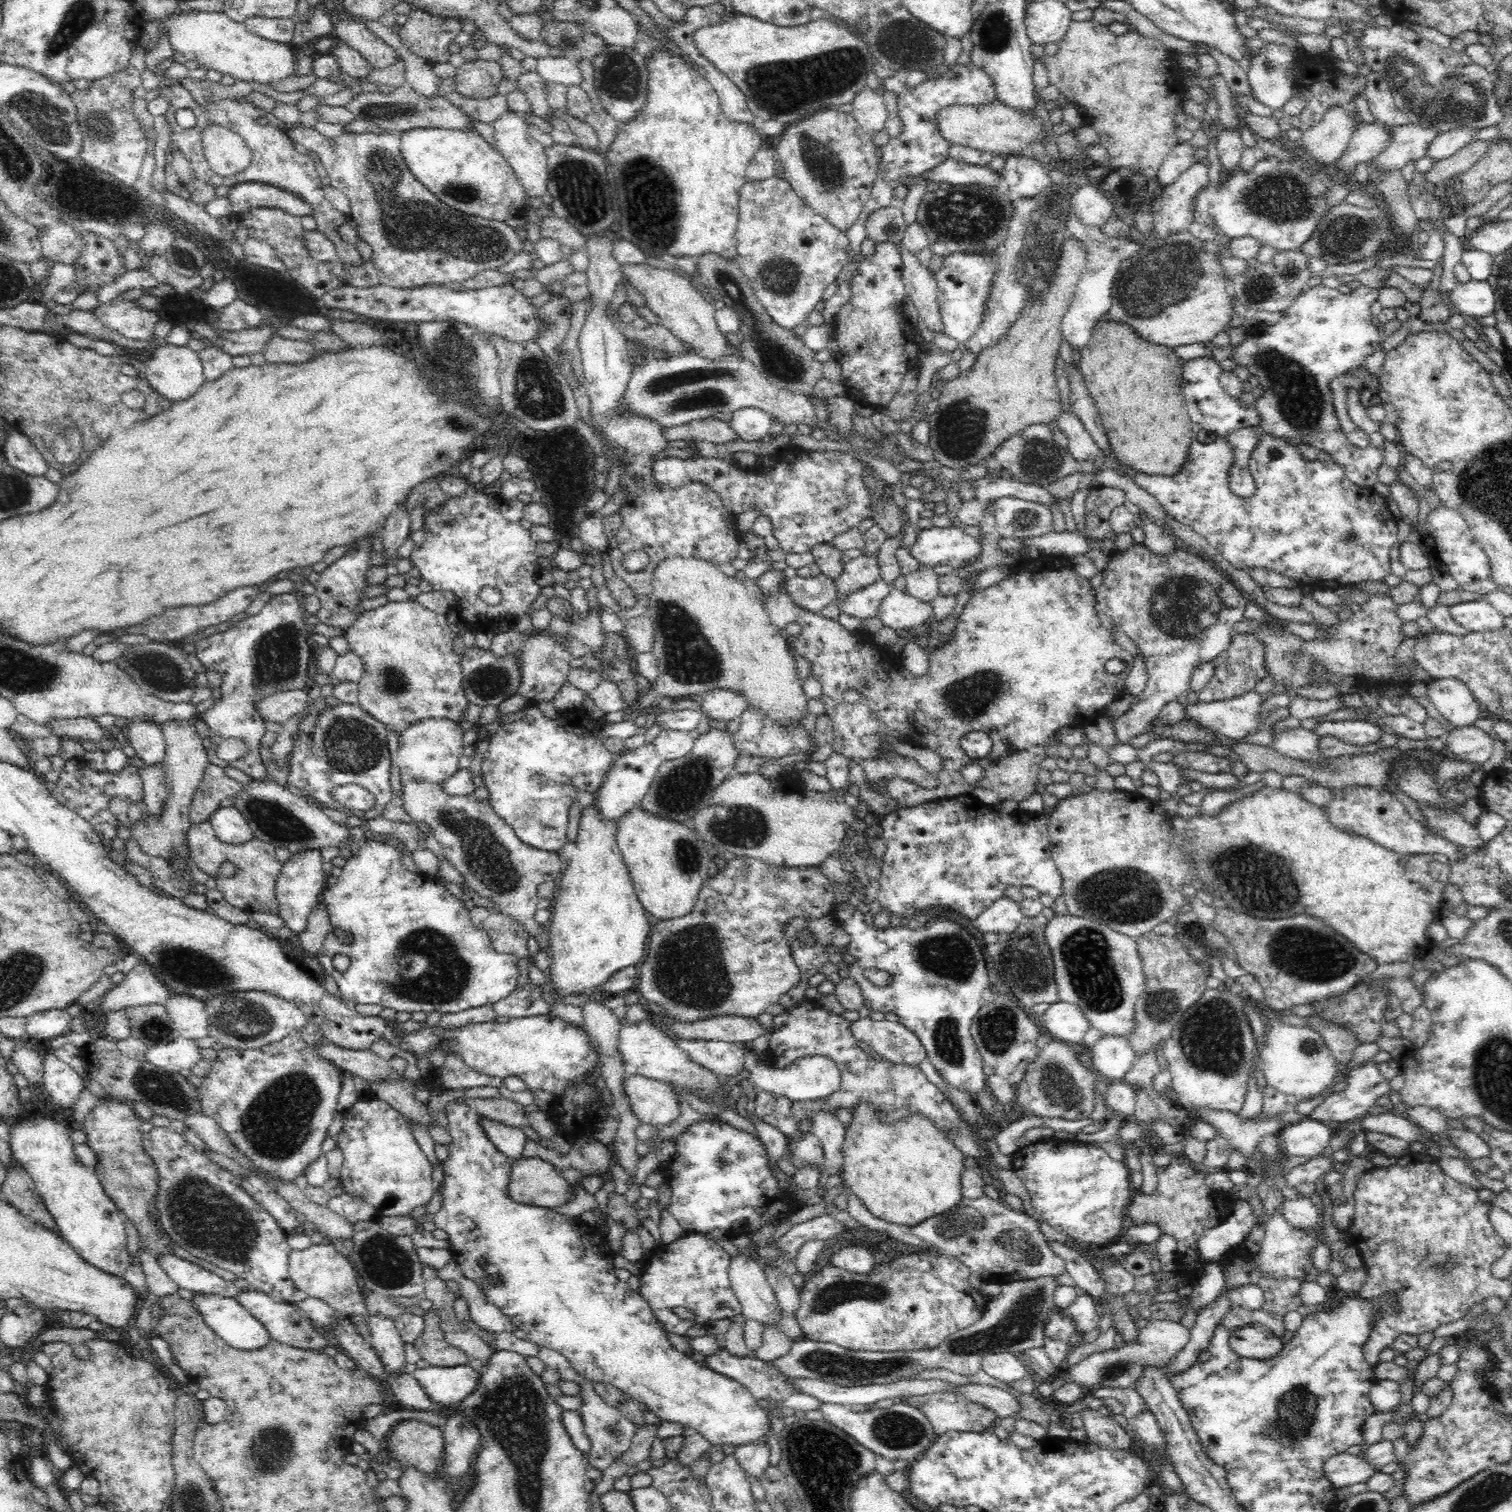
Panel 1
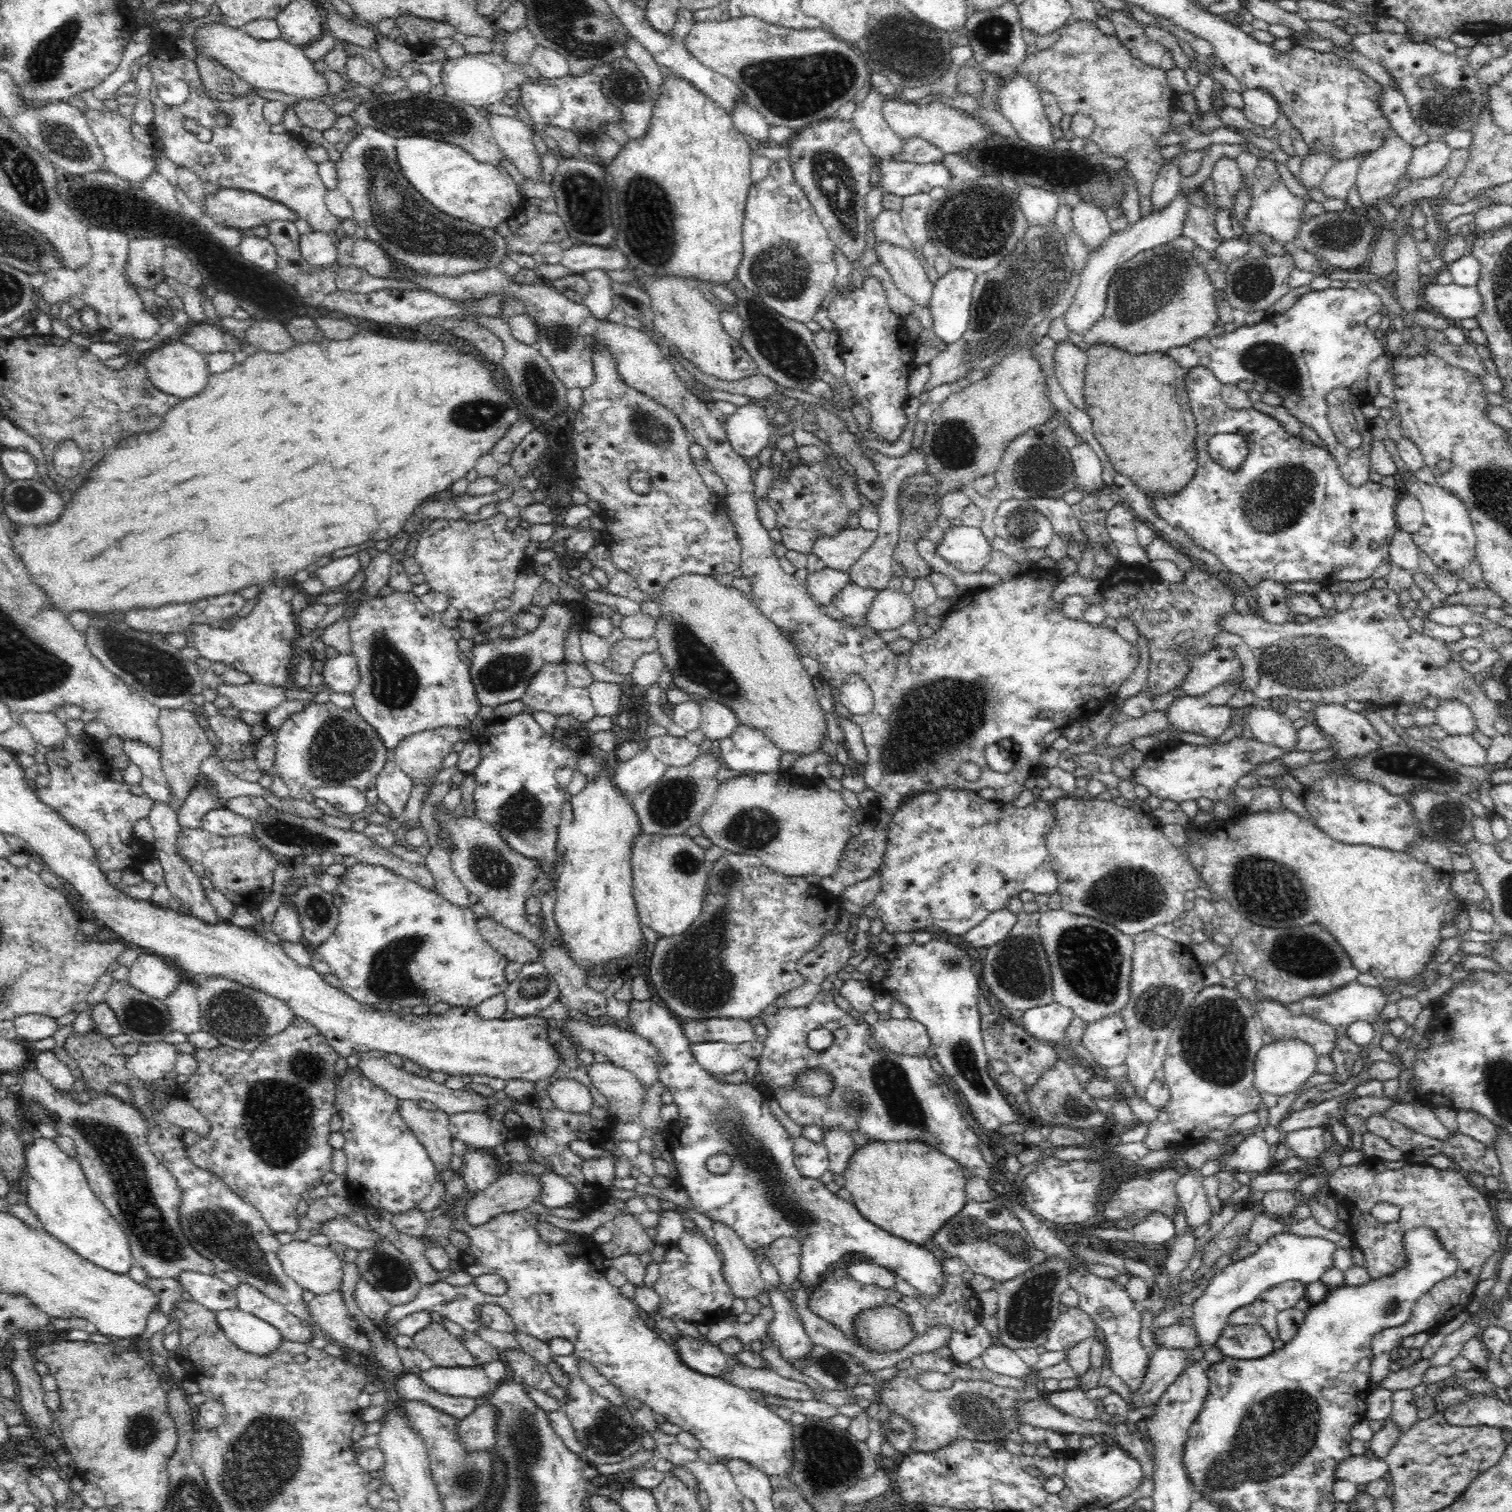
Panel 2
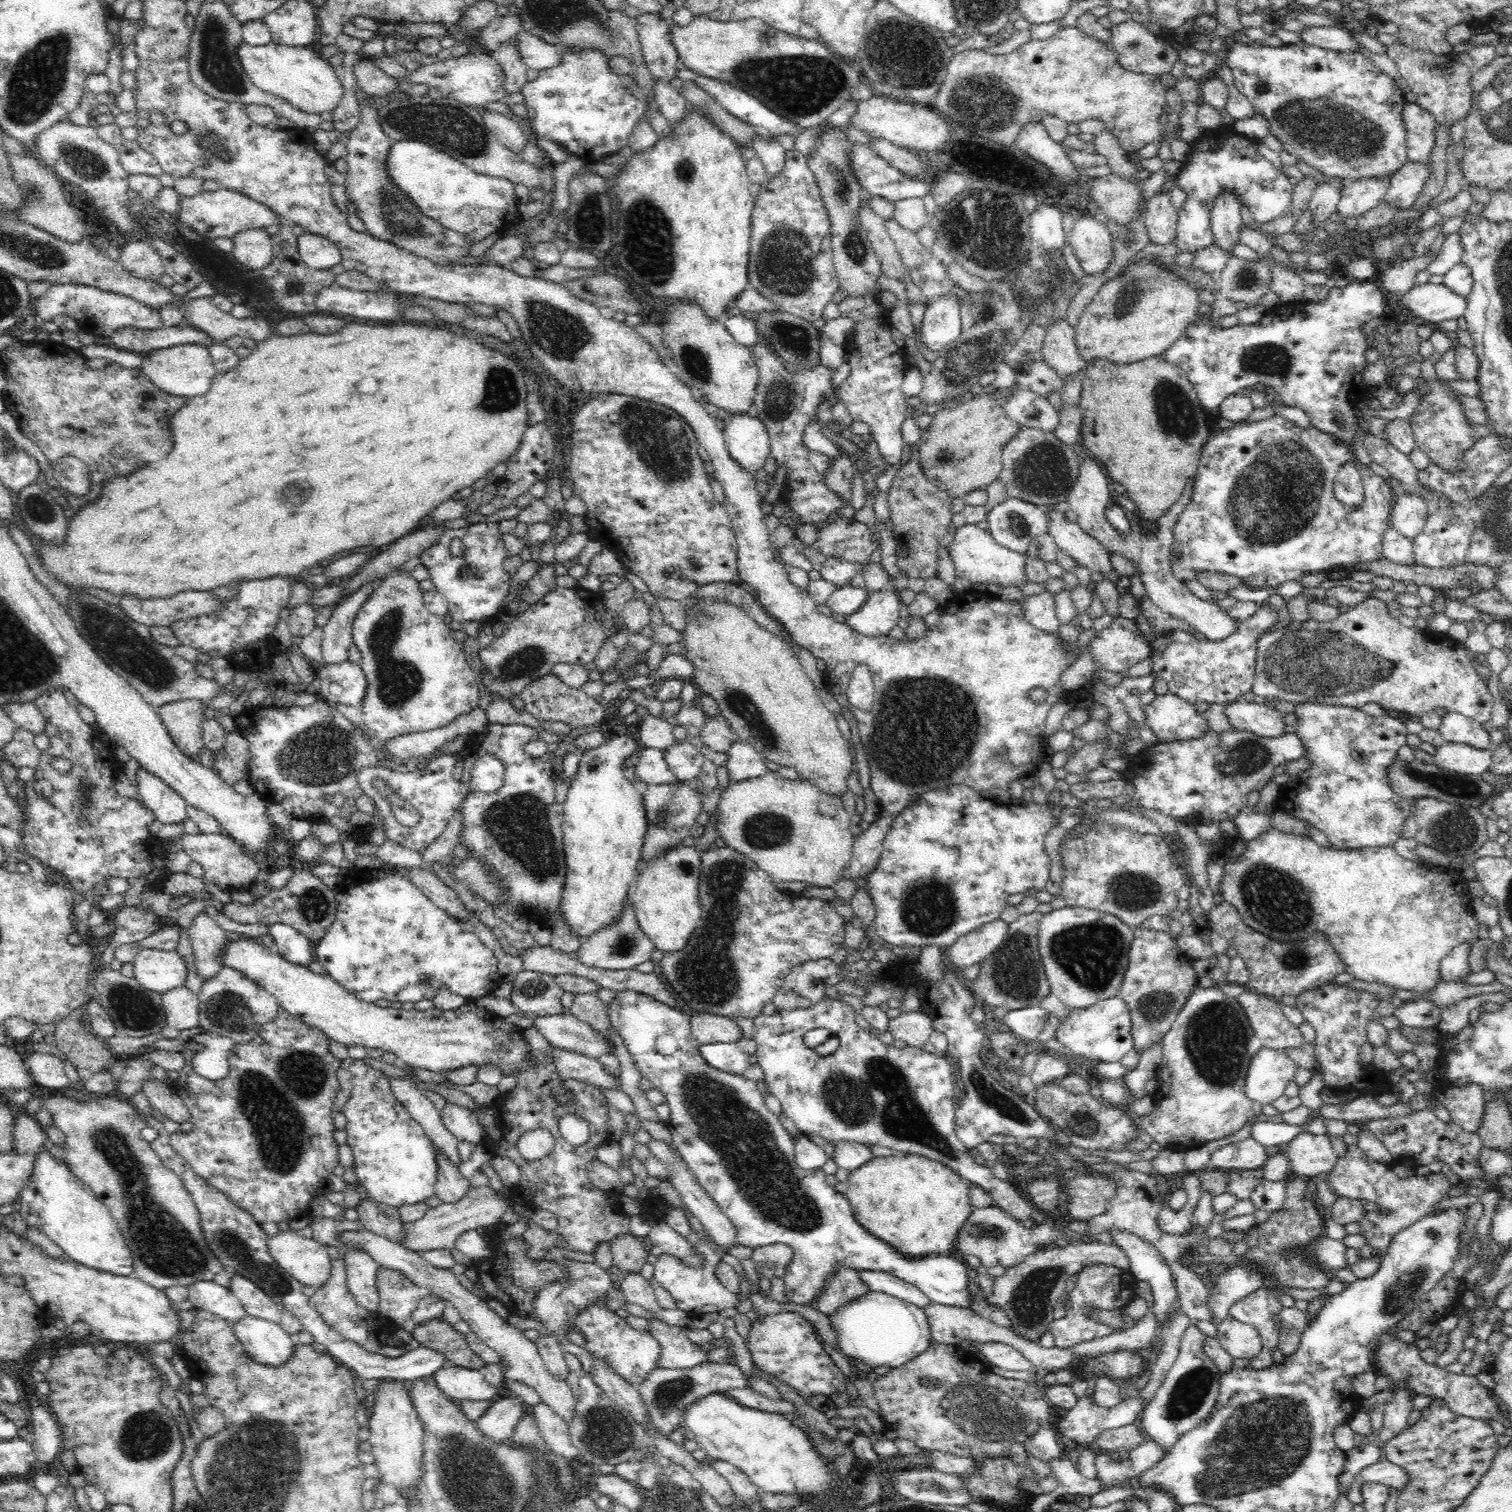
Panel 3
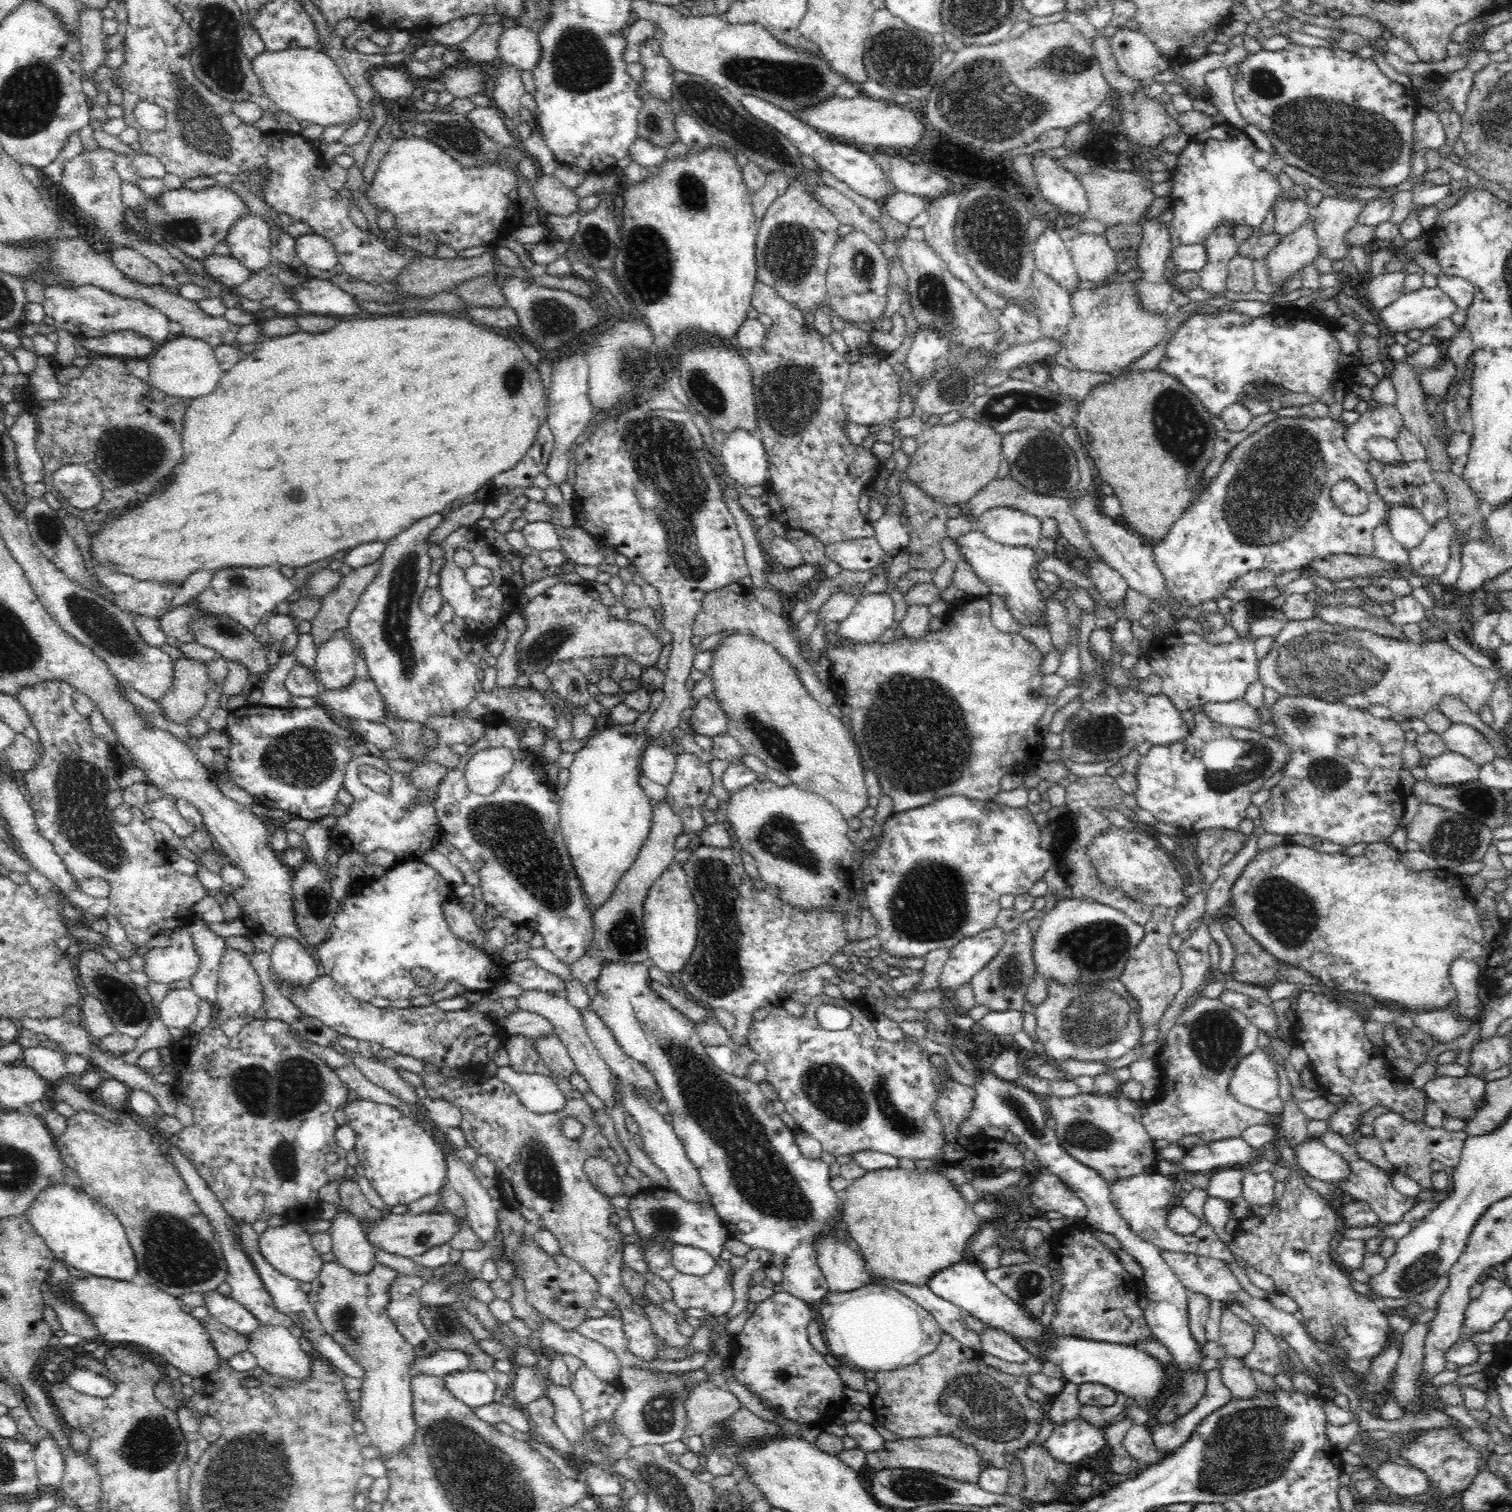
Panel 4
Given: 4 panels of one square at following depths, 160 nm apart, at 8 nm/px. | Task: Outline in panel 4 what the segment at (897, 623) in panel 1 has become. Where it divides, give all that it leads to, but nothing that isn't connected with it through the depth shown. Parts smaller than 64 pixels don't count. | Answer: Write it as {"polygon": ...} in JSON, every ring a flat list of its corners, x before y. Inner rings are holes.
{"polygon":[[867,593,855,604,852,612,841,623,835,625,835,634,842,639,850,639,857,644,872,644,882,633,892,627,894,622,894,605,888,593]]}

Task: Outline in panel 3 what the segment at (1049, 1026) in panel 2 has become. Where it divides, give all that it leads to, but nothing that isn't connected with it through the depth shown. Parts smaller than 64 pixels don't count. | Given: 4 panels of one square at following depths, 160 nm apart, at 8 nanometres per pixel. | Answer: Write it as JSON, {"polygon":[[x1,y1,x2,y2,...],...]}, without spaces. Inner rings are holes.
{"polygon":[[1030,1006,1029,1008,1020,1008,1011,1010,1003,1016,1004,1024,1008,1026,1008,1030,1024,1040,1037,1041,1038,1034,1044,1026,1046,1016,1051,1012,1044,1010,1040,1006]]}

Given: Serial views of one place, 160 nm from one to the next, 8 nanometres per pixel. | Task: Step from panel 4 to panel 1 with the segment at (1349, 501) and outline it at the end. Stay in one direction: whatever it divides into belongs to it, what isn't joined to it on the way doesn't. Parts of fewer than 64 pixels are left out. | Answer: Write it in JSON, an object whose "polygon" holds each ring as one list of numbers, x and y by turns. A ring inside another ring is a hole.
{"polygon":[[1322,285,1309,287,1296,296,1276,323,1258,323,1249,328,1246,338,1233,351,1230,345,1218,348,1212,341,1174,348,1183,361,1213,356,1223,372,1234,372,1237,366,1244,366,1264,389,1258,404,1262,424,1258,428,1231,432,1223,441,1224,447,1235,451,1235,462,1229,468,1229,487,1237,497,1248,498,1256,494,1249,461,1261,435,1284,439,1294,447,1312,445,1317,451,1324,451,1356,486,1372,487,1378,482,1378,468,1384,463,1384,436,1380,431,1372,432,1372,442,1364,449,1350,444,1342,431,1329,388,1336,376,1356,372,1365,366,1365,360,1374,350,1382,348,1380,343,1384,335,1372,324,1370,312,1375,300,1378,300,1378,289,1362,285,1348,294]]}

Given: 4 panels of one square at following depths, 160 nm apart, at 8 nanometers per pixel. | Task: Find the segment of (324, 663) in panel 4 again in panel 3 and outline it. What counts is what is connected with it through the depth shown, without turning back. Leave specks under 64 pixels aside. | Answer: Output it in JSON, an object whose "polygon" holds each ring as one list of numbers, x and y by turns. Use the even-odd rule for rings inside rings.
{"polygon":[[378,577,370,582,364,583,358,590,344,601,340,601,325,626,323,626,324,638,322,640,322,649,324,663,340,664,348,660,348,648,353,643,353,622,358,610,370,592,382,582]]}

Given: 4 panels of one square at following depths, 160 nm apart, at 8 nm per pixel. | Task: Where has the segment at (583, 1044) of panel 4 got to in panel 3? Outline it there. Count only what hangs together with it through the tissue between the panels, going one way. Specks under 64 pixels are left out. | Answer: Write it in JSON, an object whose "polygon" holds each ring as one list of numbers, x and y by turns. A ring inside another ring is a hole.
{"polygon":[[523,970,512,983,510,1002,520,1013,532,1012,540,1017,568,1013,561,1004,565,993,555,982,554,975]]}

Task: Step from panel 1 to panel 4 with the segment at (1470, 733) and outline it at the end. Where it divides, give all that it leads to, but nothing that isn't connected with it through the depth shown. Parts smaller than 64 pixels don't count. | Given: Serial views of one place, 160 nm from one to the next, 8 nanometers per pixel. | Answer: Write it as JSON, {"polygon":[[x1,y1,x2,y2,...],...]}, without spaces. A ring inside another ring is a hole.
{"polygon":[[1447,749,1444,754,1429,760,1425,766,1425,774,1430,783,1455,785,1478,779,1480,769,1468,757]]}

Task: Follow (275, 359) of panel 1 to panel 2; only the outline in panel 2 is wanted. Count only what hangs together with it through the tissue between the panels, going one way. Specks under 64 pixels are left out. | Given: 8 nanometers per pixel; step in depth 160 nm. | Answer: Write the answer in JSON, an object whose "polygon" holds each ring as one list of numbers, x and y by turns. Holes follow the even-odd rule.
{"polygon":[[258,320,243,333,248,344,254,345,258,351,266,350,272,354,290,350,296,344,285,325,276,321]]}

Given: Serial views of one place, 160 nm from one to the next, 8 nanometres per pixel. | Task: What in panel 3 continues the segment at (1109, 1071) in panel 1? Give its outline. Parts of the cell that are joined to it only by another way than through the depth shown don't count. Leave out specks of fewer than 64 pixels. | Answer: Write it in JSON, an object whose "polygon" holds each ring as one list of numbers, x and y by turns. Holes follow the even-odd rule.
{"polygon":[[1116,996,1086,1009,1069,1009,1067,1019,1061,1023,1055,1038,1077,1055,1102,1062,1120,1062,1133,1049,1131,1016,1124,1000]]}

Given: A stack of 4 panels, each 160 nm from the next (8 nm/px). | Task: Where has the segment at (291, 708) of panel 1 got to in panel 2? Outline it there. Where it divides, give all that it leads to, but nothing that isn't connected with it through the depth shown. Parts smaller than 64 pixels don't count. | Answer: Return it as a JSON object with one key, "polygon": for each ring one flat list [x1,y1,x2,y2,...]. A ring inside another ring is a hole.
{"polygon":[[253,681,242,685,222,683,214,691,227,696,231,704,240,711,250,710,262,716,266,716,270,710,287,700,285,687,268,686]]}

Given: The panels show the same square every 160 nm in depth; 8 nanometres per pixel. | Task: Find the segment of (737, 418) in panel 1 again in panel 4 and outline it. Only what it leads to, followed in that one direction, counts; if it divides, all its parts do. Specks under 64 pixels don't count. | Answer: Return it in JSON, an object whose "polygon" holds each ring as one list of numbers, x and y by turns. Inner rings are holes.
{"polygon":[[734,430,722,442,720,462,728,474,745,488,765,485,770,476,768,455,758,435]]}

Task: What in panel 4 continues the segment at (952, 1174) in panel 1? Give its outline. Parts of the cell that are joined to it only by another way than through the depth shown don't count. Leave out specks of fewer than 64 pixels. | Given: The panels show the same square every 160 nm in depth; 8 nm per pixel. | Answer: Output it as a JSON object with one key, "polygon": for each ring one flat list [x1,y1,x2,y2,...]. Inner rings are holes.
{"polygon":[[894,1167,891,1169,883,1168,866,1171,860,1178,851,1180,842,1195,842,1220,844,1221,844,1225,846,1225,848,1236,852,1237,853,1246,856,1247,860,1259,864,1261,865,1268,870,1272,872,1282,882,1277,884,1279,906,1282,910,1285,927,1285,929,1278,934,1273,942,1269,947,1269,949,1266,956,1264,956,1262,962,1261,962,1256,964,1256,964,1250,966,1250,966,1244,968,1244,970,1236,972,1236,978,1228,984,1227,980,1225,983,1220,973,1211,973,1205,964,1199,962,1193,956,1189,956,1185,952,1180,949,1180,939,1169,927,1170,916,1167,914,1170,908,1170,902,1167]]}

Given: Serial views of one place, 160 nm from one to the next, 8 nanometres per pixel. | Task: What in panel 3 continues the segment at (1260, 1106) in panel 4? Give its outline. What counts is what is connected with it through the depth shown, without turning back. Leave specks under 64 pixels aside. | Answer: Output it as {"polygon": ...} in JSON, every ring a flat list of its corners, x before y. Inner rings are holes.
{"polygon":[[1262,1047,1248,1066,1244,1082,1246,1097,1269,1110,1272,1102,1284,1094,1288,1082,1294,1080,1298,1067,1286,1051]]}

